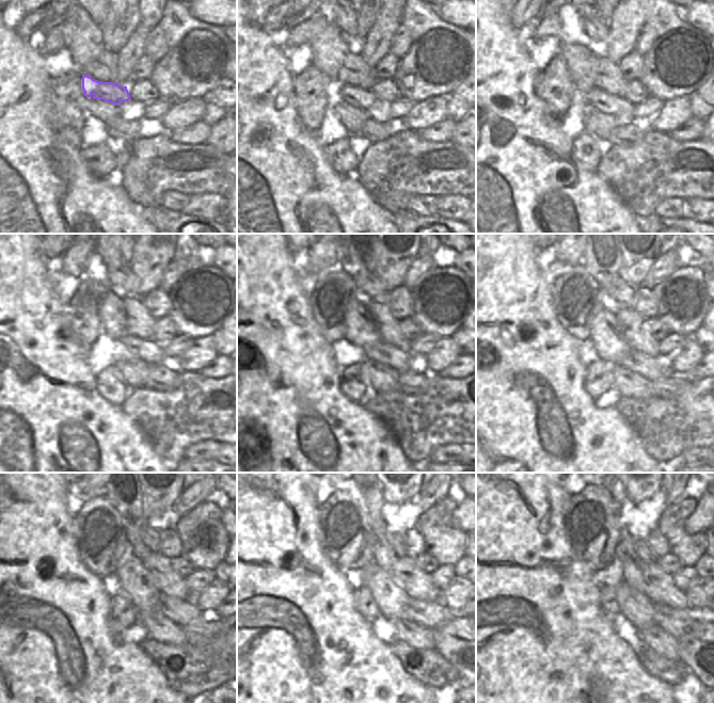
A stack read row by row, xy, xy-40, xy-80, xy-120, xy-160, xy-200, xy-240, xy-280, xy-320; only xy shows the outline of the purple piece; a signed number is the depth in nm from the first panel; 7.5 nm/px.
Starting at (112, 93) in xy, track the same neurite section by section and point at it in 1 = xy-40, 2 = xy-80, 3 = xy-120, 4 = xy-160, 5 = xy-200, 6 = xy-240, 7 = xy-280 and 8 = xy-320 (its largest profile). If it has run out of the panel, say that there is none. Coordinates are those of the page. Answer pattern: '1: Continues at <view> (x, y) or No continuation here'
1: Continues at xy-40 (355, 96)
2: Continues at xy-80 (607, 104)
3: Continues at xy-120 (148, 351)
4: Continues at xy-160 (382, 352)
5: Continues at xy-200 (635, 361)
6: Continues at xy-240 (163, 605)
7: Continues at xy-280 (425, 620)
8: Continues at xy-320 (678, 625).

